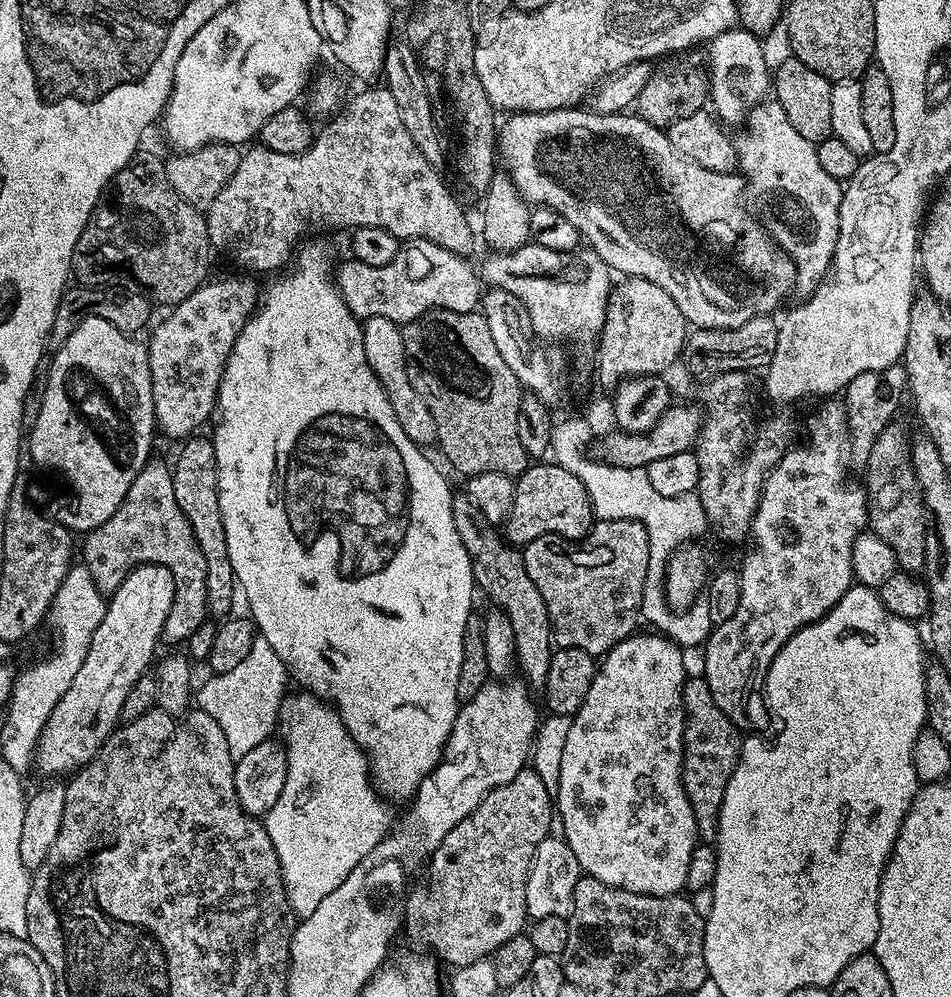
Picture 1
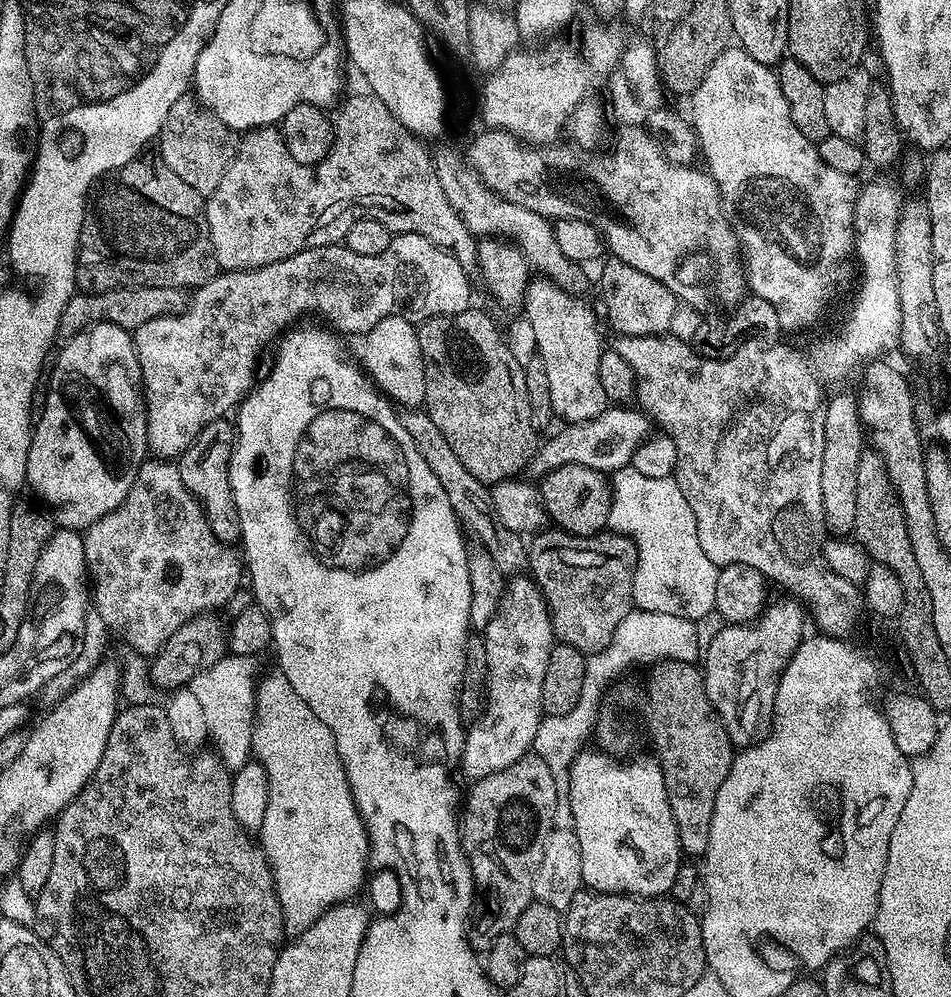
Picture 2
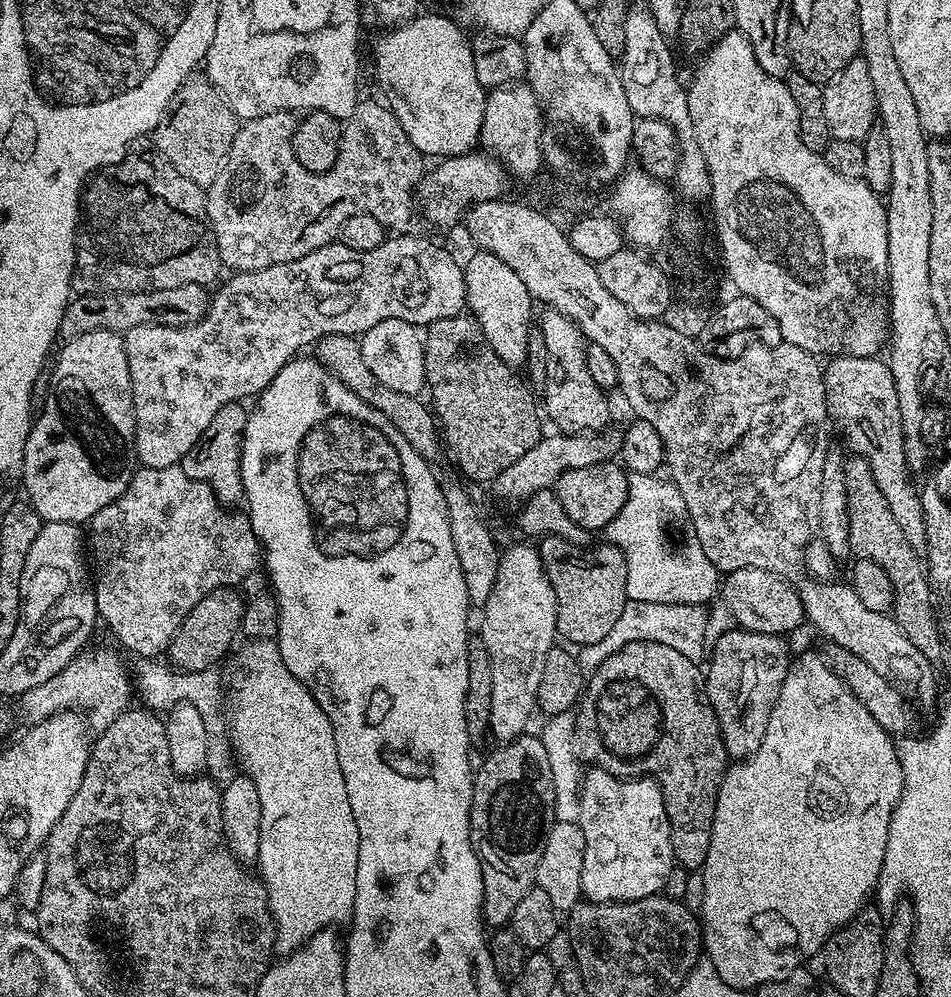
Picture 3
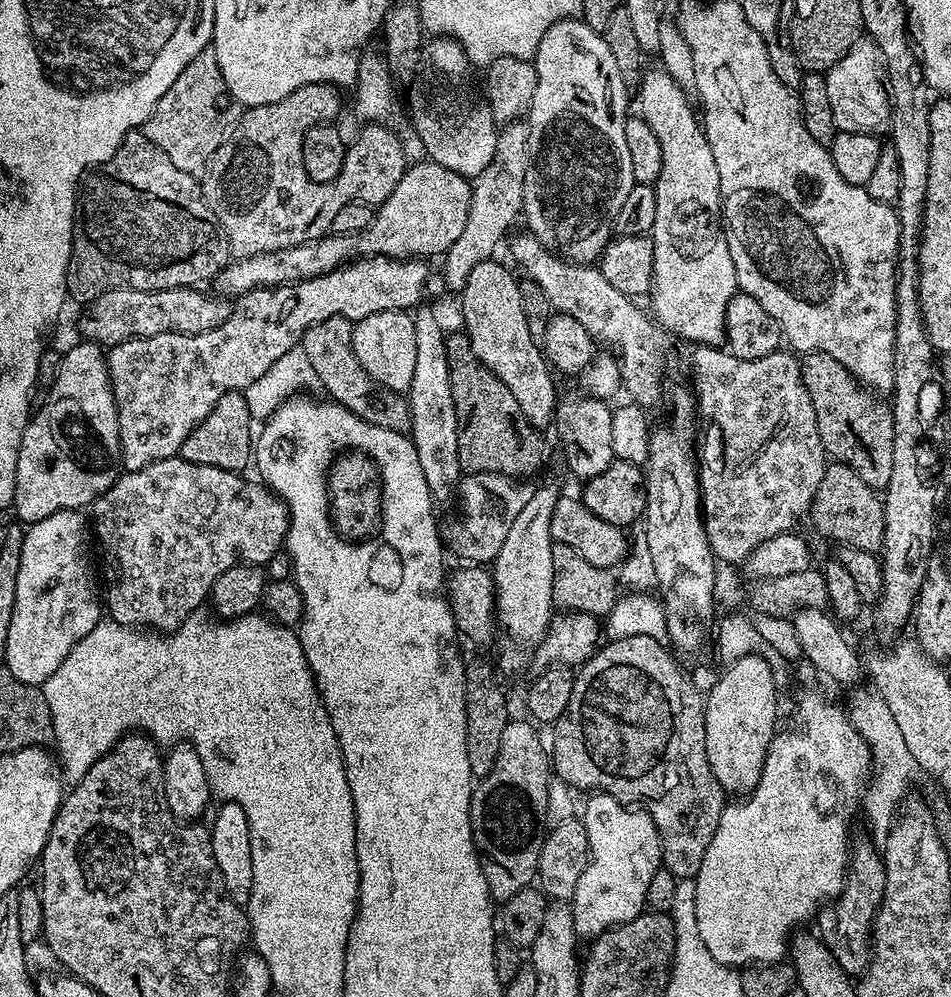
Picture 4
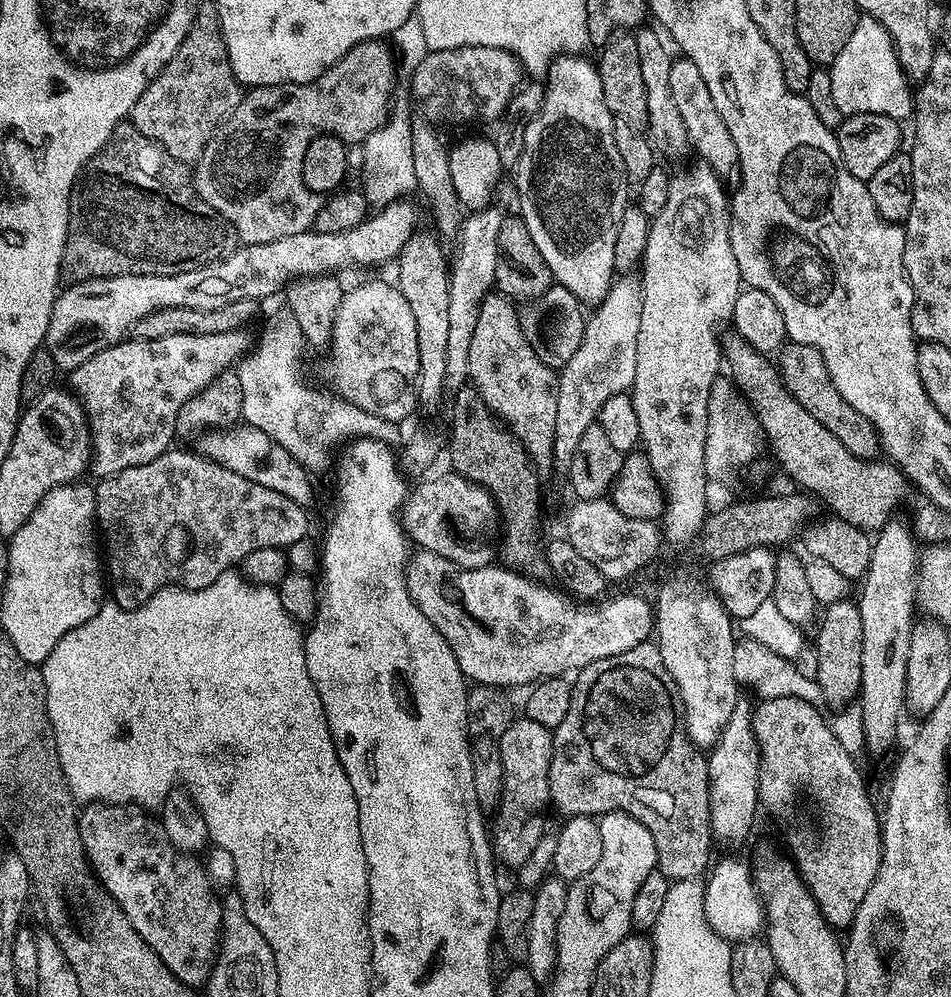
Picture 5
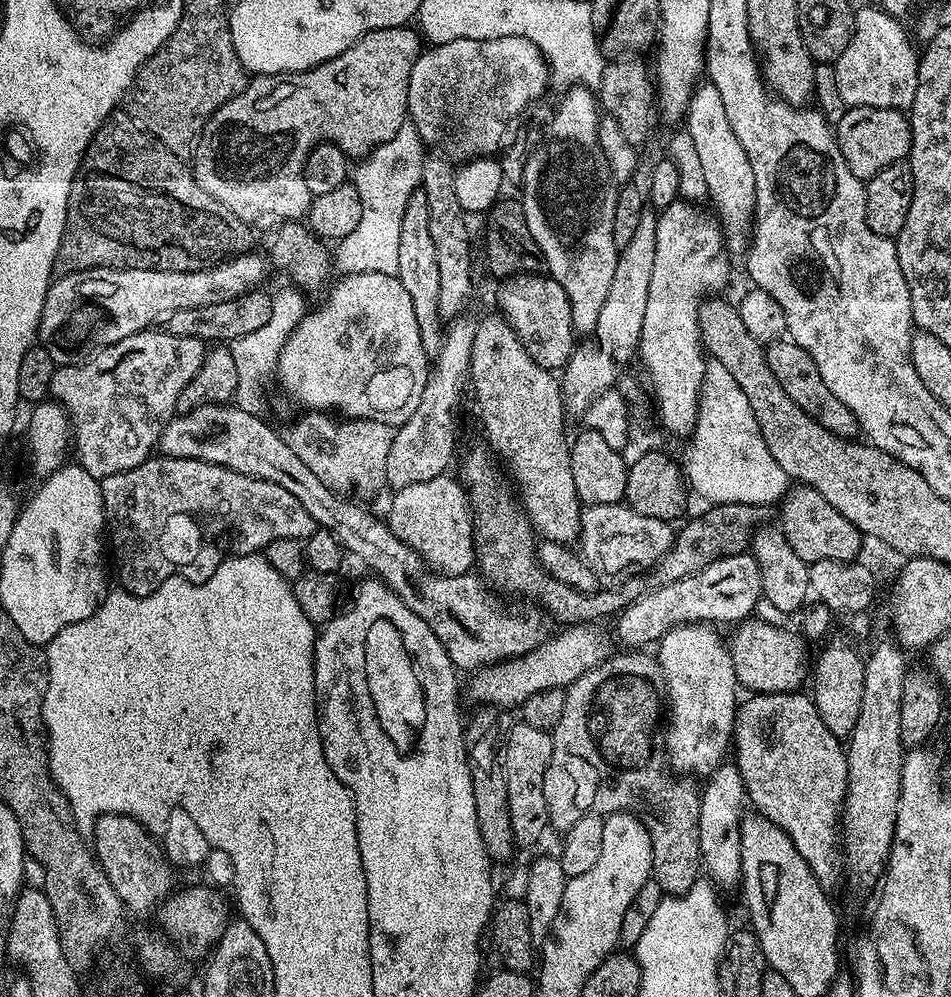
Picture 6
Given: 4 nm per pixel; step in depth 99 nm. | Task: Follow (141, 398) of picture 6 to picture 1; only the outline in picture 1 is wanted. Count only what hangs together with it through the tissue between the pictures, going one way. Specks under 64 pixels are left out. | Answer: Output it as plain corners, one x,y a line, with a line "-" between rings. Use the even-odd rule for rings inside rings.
417,238
403,241
394,254
393,260
386,262
386,266
366,266
366,262
345,259
344,265
337,267
334,272
336,289
346,306
356,315
356,319
363,322
370,318
390,318
395,324
405,325
418,318
423,312
432,312
435,308
454,310
455,312
474,312
482,299
482,287
472,264
463,260
452,248
443,248
432,238
-
232,276
229,280
209,279
201,288
194,290
190,298
175,305
169,311
172,313
156,329
155,327
151,329
152,337
146,340
156,426
161,433
165,432
166,435
173,436
176,442
191,437
197,430
203,429
200,427
204,423
207,425
211,421
216,396
220,393
220,379
232,353
234,342
246,326
248,319
252,317
252,313
257,311
258,301
262,296
261,289
259,292
255,282
247,280
252,278
244,276

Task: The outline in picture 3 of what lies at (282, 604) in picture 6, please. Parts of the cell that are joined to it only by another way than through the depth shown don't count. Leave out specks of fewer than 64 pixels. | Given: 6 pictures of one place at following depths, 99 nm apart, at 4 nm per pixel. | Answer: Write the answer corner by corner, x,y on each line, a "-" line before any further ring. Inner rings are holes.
275,639
247,641
248,645
237,654
233,655
232,673
226,676
226,700
232,703
232,717
226,720
226,735
231,741
235,763
243,775
249,776
258,788
258,802
261,803
262,826
258,838
258,875
268,895
268,909
272,921
276,924
275,951
280,954
289,954
296,951
305,943
306,938
312,937
316,932
331,929
332,924
340,924
349,919
354,906
356,893
356,871
358,870
358,826
354,826
354,814
350,810
350,798
346,798
346,778
342,778
342,766
338,766
338,746
334,742
334,730
330,718
318,702
310,695
304,681
294,678
290,670
286,670
286,662
282,662
282,654
-
115,647
112,648
96,648
93,652
81,652
57,676
17,697
17,720
23,721
24,726
29,728
45,721
56,712
79,710
86,714
93,729
102,730
110,726
110,722
114,722
114,718
129,707
131,700
128,699
133,699
134,696
129,669
120,661
121,653

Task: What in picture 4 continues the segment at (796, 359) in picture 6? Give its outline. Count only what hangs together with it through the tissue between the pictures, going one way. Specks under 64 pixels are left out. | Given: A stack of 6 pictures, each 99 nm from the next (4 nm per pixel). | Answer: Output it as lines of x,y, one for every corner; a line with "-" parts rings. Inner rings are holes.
810,352
800,360
802,382
814,406
818,434
825,453
833,461
850,466
866,486
877,490
887,488
894,463
894,418
891,407
867,389
825,352

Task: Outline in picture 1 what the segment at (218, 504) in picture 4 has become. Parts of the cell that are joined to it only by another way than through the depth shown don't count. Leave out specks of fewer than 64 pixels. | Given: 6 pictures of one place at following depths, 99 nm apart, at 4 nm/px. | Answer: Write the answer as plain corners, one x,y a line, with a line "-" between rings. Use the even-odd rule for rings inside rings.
149,462
130,482
122,506
102,522
94,531
87,533
84,540
84,557
82,563
90,570
94,586
105,594
118,590
118,586
139,564
161,564
174,574
174,602
166,618
163,643
183,645
194,630
206,622
208,599
206,598
206,560
198,550
194,530
182,514
172,489
172,470
166,463

